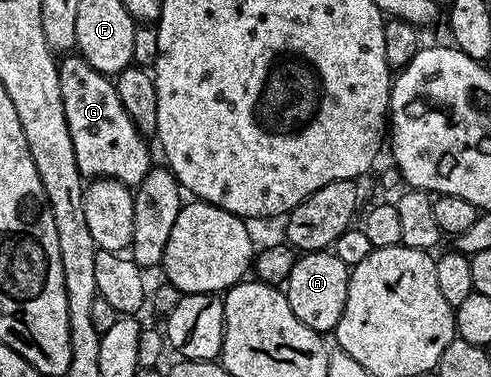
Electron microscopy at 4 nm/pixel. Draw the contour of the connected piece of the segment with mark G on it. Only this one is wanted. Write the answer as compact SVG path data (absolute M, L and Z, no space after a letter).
M79 54L65 55L58 67L66 126L70 126L70 142L74 142L74 158L80 175L117 180L129 186L140 184L154 166L154 160L148 153L149 141L136 129L130 114L126 114L126 106L118 99L115 83L94 70Z

